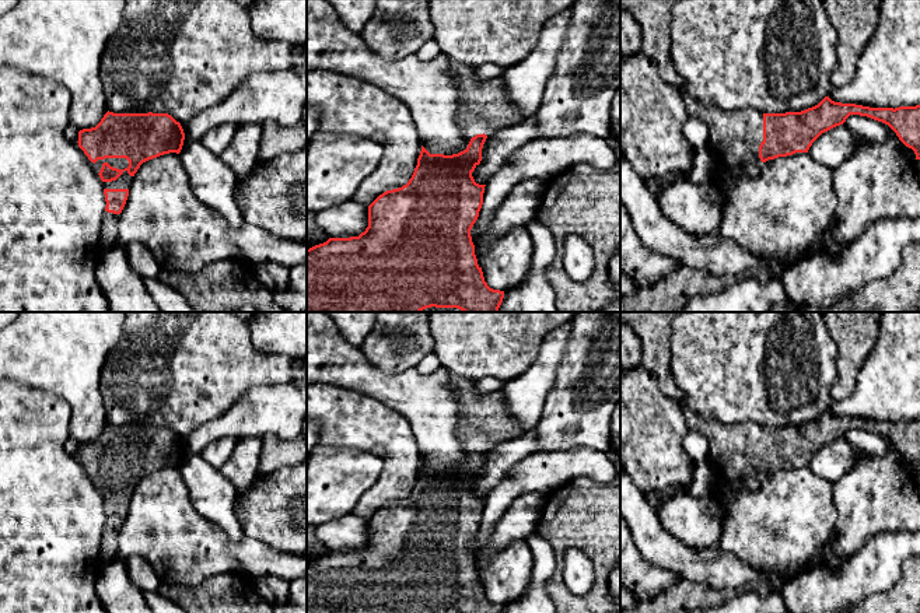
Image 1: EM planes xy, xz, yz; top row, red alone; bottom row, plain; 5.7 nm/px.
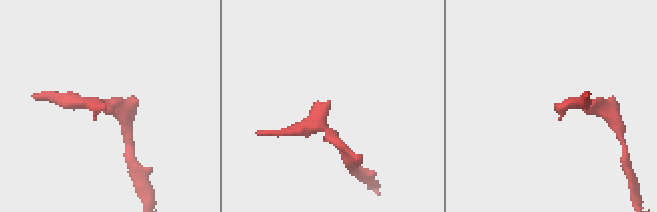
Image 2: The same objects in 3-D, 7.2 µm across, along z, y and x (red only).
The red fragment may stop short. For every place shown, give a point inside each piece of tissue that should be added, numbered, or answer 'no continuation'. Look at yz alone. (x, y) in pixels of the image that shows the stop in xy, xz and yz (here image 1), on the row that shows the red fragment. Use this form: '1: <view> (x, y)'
1: yz (734, 140)

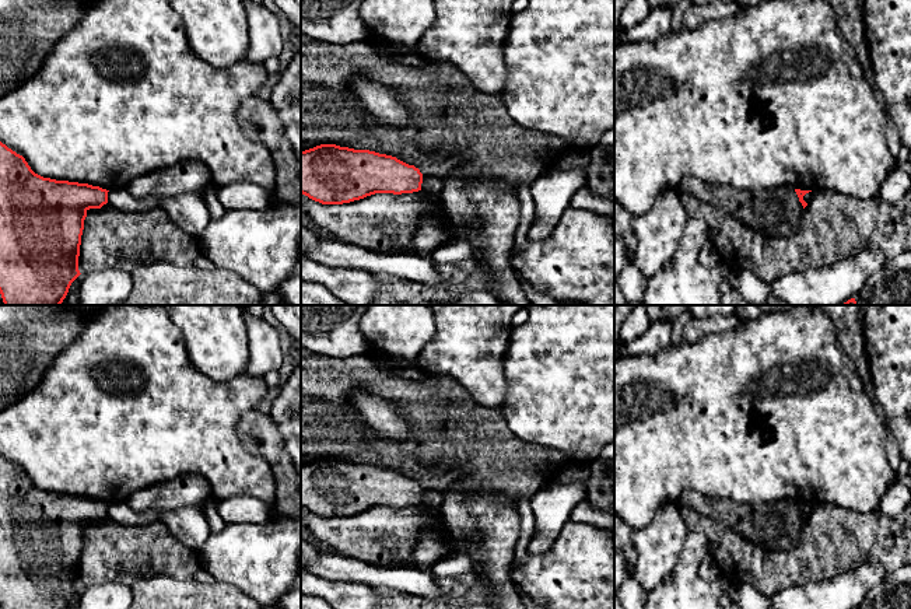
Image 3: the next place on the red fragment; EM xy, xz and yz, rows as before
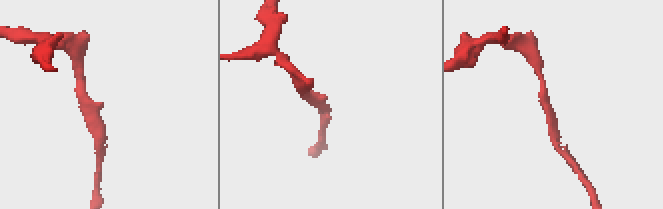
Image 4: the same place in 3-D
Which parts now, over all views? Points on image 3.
no continuation

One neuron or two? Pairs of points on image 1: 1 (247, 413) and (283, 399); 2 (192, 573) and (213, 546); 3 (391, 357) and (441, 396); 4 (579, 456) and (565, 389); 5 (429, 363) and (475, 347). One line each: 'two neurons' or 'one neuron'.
1: one neuron
2: one neuron
3: two neurons
4: two neurons
5: two neurons

